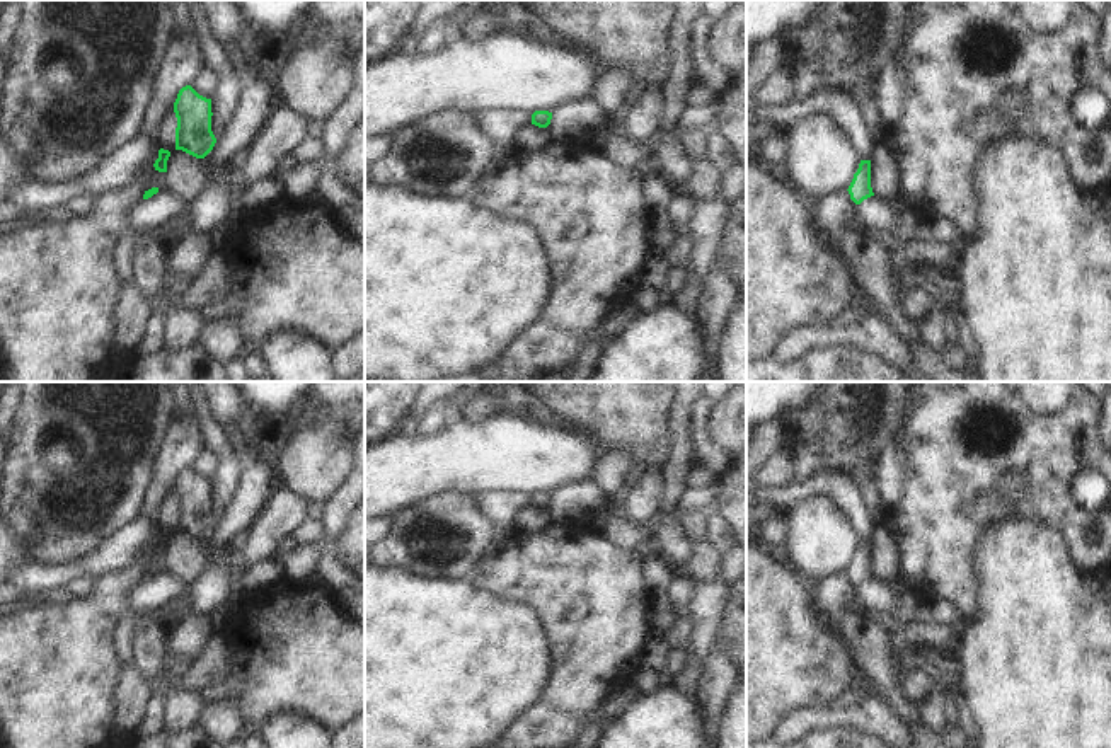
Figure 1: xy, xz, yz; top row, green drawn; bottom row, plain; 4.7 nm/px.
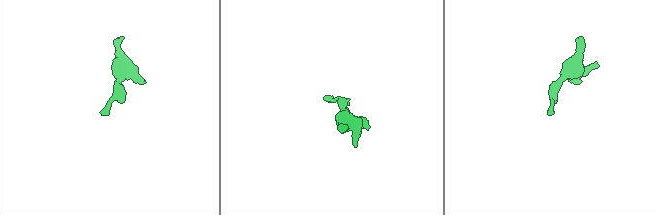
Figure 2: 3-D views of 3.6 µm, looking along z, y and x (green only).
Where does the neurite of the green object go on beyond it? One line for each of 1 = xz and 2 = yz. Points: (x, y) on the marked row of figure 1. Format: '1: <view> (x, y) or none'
1: none
2: none

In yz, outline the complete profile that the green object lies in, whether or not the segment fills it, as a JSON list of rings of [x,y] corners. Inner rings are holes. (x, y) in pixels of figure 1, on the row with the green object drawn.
[[[861,160],[847,191],[855,204],[861,204],[864,199],[874,196],[871,187],[871,160]]]

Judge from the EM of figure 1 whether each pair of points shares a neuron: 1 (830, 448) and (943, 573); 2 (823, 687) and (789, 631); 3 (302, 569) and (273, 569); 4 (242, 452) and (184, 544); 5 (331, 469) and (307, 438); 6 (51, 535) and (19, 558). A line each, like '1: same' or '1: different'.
1: different
2: same
3: different
4: different
5: same
6: different

